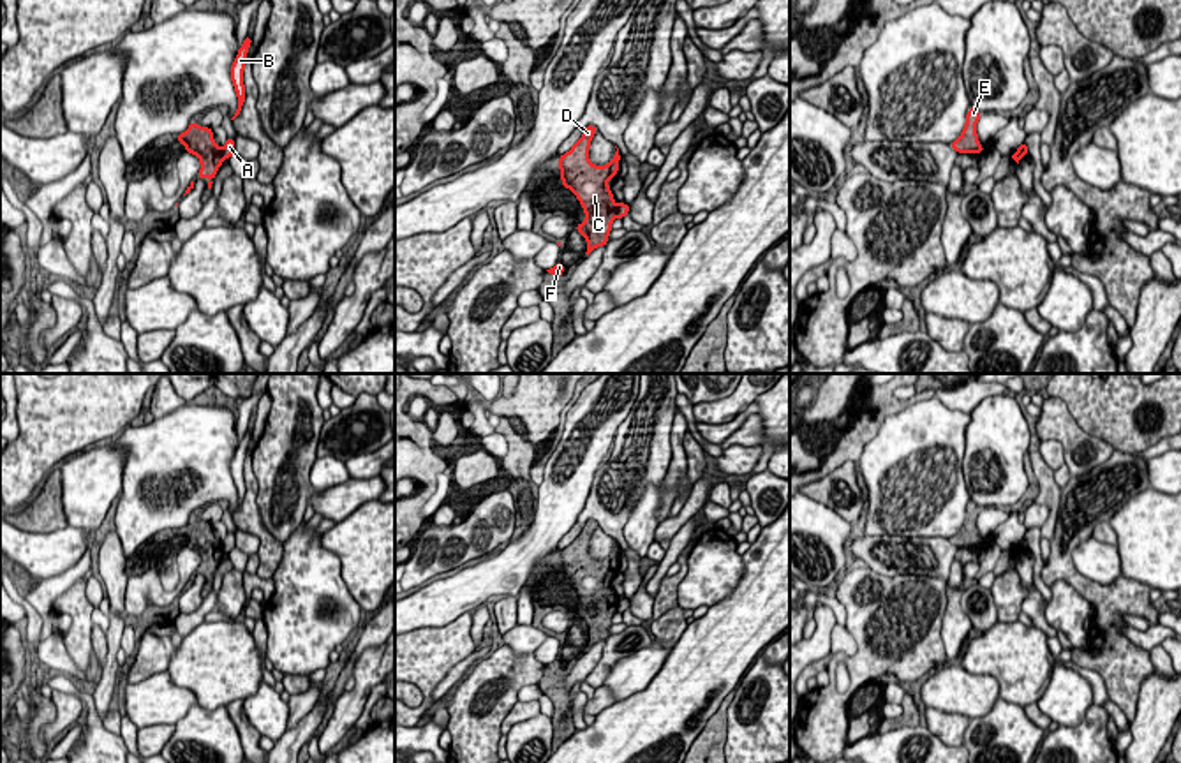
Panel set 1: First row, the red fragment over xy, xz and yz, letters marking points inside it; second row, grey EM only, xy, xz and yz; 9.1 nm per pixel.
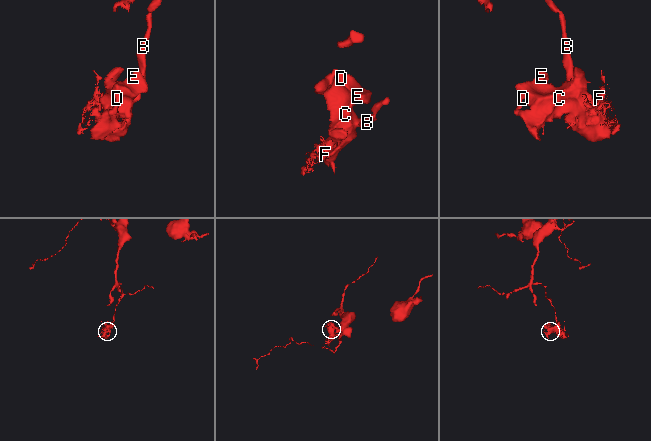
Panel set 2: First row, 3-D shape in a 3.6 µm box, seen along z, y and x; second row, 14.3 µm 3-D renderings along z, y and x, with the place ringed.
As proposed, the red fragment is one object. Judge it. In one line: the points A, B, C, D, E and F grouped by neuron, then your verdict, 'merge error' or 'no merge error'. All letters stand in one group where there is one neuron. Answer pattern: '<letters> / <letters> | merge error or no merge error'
A B / C D E F | merge error

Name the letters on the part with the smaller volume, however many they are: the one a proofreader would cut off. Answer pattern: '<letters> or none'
C, D, E, F

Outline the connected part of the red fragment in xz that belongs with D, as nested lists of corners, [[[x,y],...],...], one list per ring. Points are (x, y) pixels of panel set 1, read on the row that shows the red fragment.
[[[587,125],[571,150],[559,157],[562,187],[575,192],[585,213],[585,220],[575,229],[587,241],[587,256],[608,243],[619,206],[613,201],[608,180],[617,176],[620,153],[617,148],[608,164],[594,166],[589,159],[589,148],[596,132],[598,129],[594,125]]]

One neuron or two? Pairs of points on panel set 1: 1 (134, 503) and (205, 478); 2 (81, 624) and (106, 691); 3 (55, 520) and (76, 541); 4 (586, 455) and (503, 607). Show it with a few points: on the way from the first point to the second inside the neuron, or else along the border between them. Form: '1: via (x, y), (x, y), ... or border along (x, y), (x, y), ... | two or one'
1: via (152, 503), (178, 508), (191, 496) | one
2: border along (106, 633), (106, 661), (103, 665) | two
3: border along (67, 525), (43, 533), (25, 533), (22, 529) | two
4: border along (508, 594), (515, 598) | two

